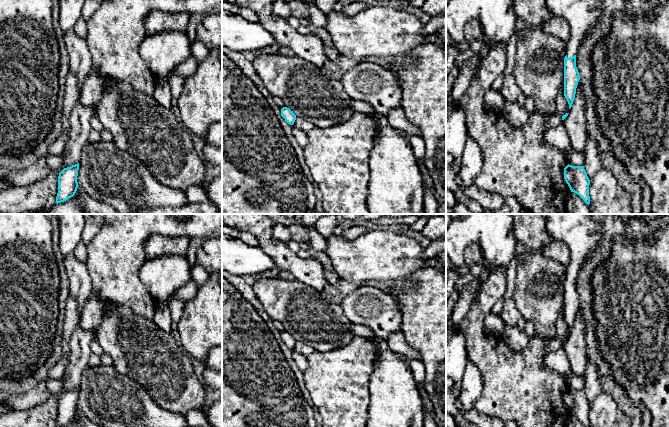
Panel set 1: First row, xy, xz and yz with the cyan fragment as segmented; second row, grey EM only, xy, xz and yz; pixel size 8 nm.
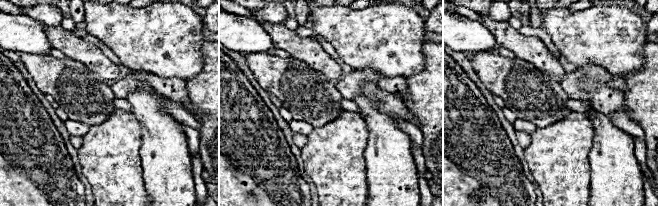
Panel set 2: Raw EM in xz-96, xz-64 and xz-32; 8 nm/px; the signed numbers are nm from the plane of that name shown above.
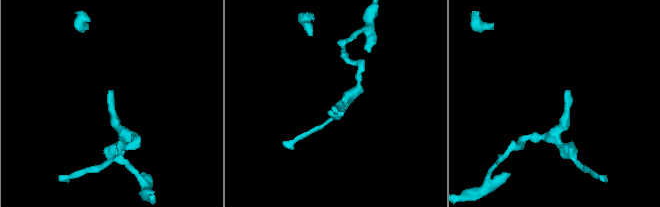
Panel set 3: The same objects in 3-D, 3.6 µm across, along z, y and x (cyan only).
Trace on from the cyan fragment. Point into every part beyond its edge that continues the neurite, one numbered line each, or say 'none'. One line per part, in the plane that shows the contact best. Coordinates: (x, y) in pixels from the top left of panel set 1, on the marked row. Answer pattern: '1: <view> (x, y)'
1: yz (580, 14)

